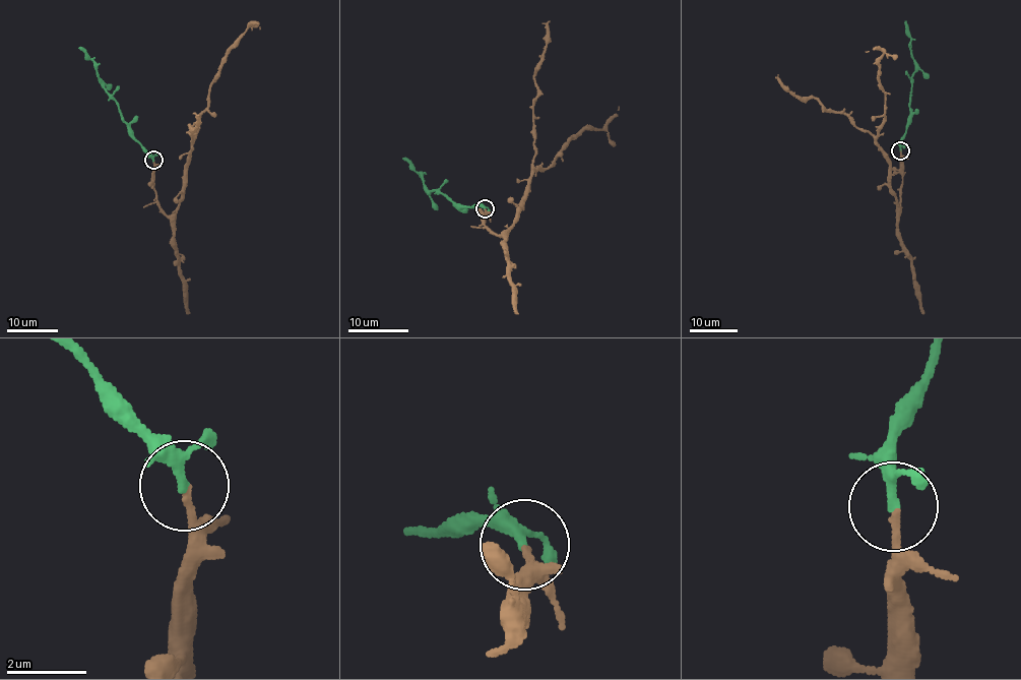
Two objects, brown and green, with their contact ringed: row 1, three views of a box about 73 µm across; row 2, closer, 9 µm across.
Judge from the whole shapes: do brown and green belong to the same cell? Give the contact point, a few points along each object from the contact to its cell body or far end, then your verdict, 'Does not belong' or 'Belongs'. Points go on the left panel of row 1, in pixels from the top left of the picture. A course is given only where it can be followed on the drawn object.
Place: (153, 160). Course of brown: (152, 161), (155, 196), (170, 215), (183, 194), (184, 165), (221, 59), (247, 26), (256, 23), (259, 28). Course of green: (152, 161), (124, 121), (119, 104), (98, 77), (97, 64), (78, 47). Belongs

